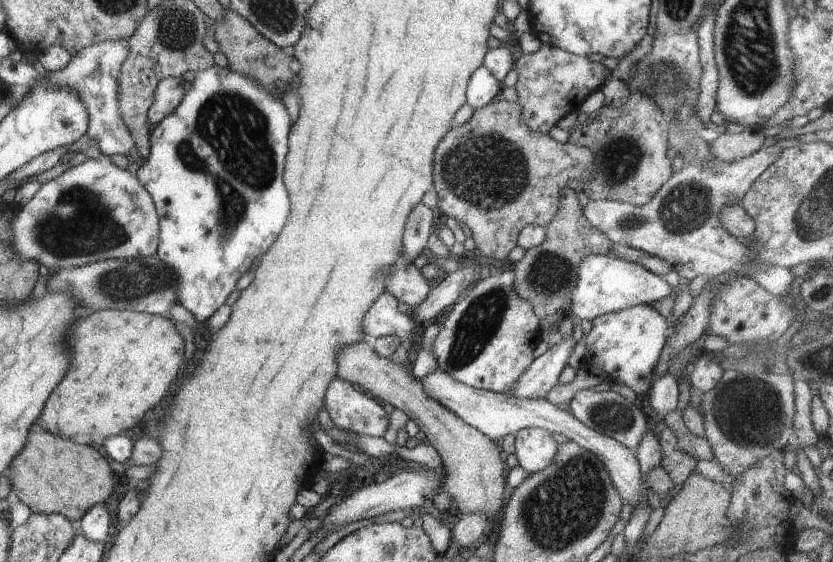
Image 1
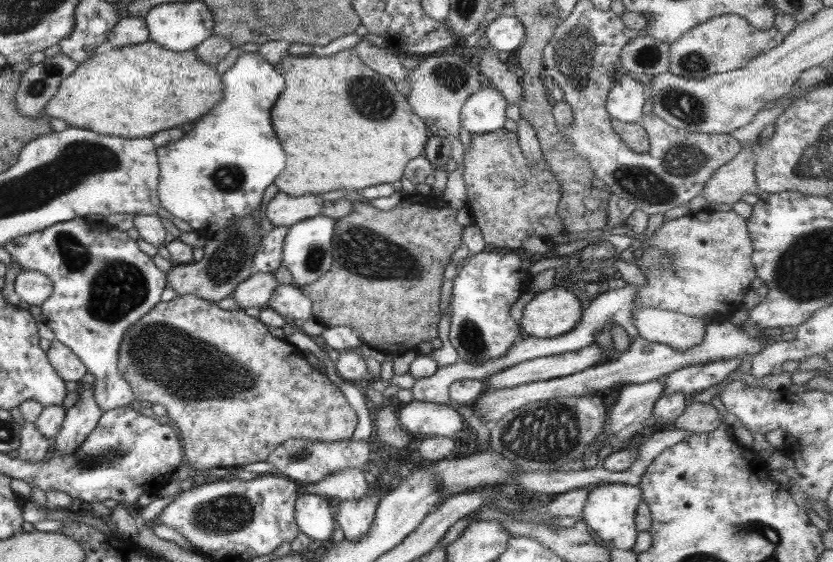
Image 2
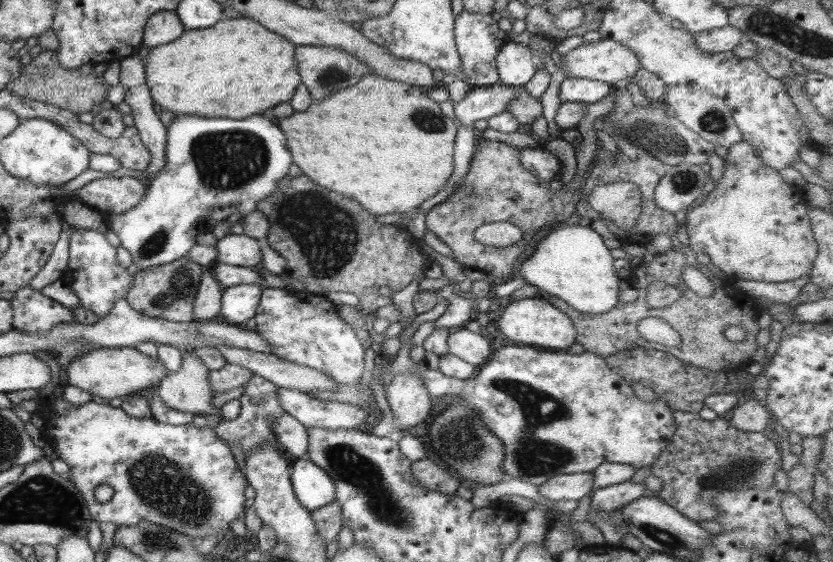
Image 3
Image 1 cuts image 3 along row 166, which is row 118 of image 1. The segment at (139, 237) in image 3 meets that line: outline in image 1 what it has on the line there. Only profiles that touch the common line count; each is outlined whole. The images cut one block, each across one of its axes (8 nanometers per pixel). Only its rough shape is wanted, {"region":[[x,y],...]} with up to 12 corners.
{"region":[[213,64],[135,166],[199,323],[283,228],[289,120]]}

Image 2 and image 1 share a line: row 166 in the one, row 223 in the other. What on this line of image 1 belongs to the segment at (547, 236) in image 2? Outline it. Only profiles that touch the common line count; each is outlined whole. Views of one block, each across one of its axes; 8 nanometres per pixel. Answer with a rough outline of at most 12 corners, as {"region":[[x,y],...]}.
{"region":[[498,96],[433,151],[435,213],[499,262],[587,166]]}

